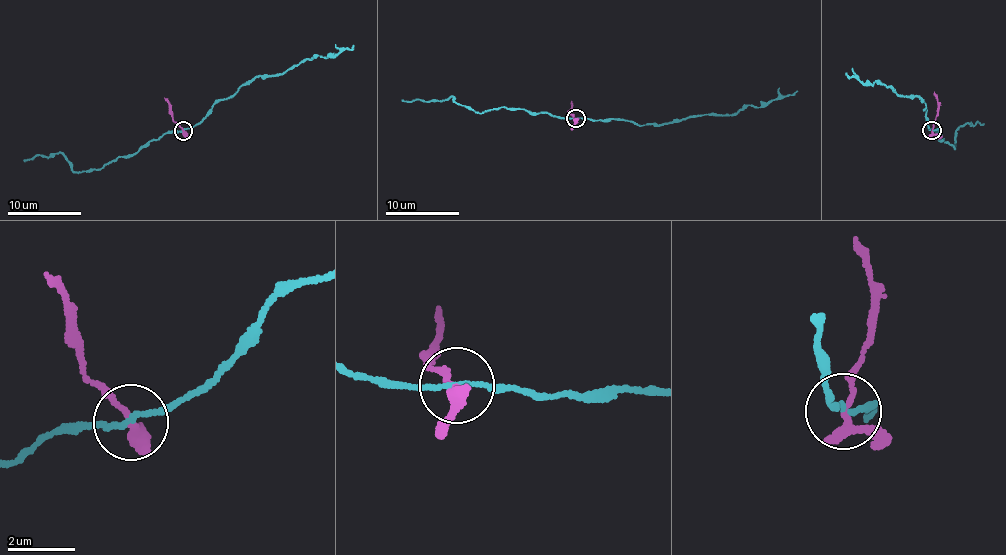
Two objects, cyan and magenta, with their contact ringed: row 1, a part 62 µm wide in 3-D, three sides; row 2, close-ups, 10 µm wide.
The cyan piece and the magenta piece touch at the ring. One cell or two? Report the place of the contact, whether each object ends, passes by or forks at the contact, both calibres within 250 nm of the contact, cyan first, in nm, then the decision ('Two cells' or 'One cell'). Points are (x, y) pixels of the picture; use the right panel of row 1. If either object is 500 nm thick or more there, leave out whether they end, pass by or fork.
Place: (931, 130). At the ring cyan passes by. At the ring magenta passes by. Thickness 130 nm (cyan) against 260 nm. Two cells

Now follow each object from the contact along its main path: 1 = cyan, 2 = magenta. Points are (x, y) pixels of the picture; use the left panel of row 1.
1: (183, 131), (198, 124), (215, 103), (260, 76), (283, 74), (306, 59), (335, 57), (354, 45)
2: (183, 131), (172, 117), (170, 104), (165, 97)

